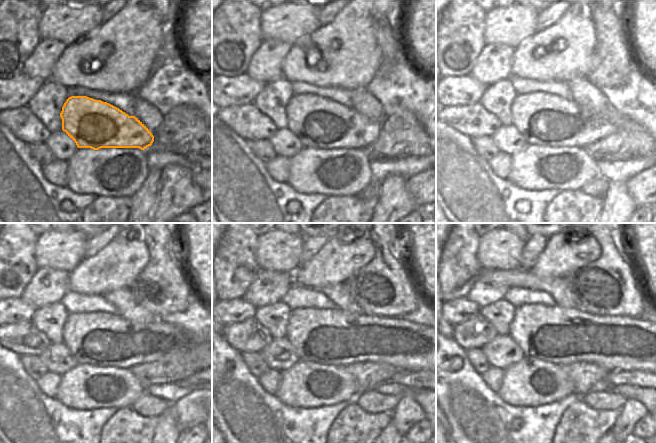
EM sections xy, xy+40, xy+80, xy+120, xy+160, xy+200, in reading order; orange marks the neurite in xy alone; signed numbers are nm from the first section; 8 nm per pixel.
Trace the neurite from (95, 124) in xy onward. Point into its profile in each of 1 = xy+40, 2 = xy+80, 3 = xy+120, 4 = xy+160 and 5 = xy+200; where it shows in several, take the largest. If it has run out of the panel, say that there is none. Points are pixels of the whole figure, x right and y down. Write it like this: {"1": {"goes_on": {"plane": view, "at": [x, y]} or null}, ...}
{"1": {"goes_on": {"plane": "xy+40", "at": [317, 122]}}, "2": {"goes_on": {"plane": "xy+80", "at": [543, 119]}}, "3": {"goes_on": {"plane": "xy+120", "at": [101, 339]}}, "4": {"goes_on": {"plane": "xy+160", "at": [334, 337]}}, "5": {"goes_on": {"plane": "xy+200", "at": [561, 336]}}}

